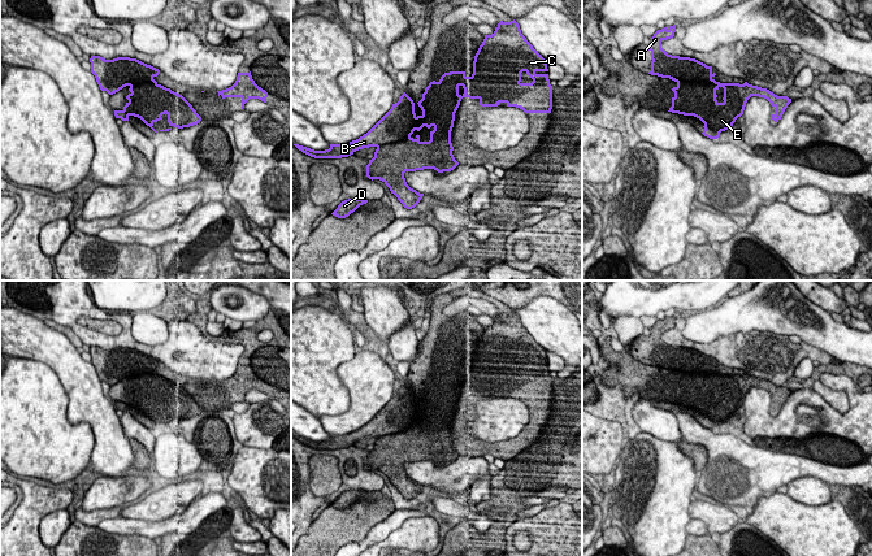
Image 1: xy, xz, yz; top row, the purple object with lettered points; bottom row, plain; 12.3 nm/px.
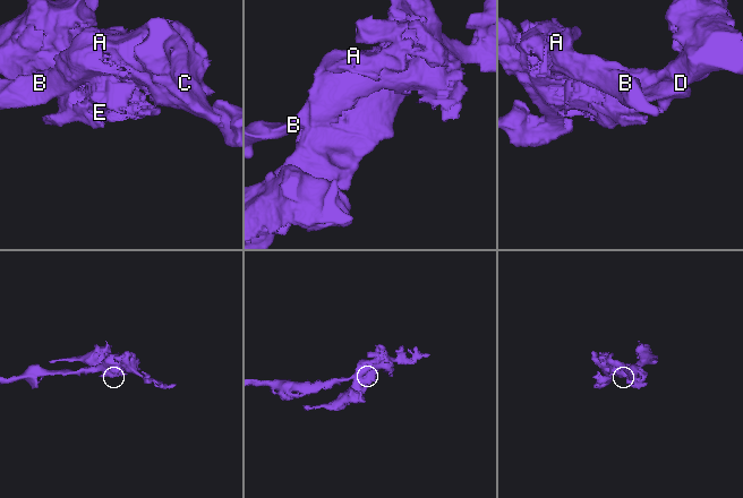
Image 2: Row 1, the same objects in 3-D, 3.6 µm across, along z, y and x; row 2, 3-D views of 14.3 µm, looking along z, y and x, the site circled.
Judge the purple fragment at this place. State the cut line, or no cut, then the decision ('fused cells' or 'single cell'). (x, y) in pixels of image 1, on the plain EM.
cut yz (677, 372), (685, 376), (701, 377), (716, 387); fused cells

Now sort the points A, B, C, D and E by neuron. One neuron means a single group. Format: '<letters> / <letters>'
A B C / D E

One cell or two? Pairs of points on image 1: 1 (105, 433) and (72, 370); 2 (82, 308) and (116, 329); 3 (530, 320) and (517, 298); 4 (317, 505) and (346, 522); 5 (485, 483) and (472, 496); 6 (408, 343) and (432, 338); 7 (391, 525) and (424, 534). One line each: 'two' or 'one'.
1: one
2: two
3: two
4: two
5: one
6: two
7: two

